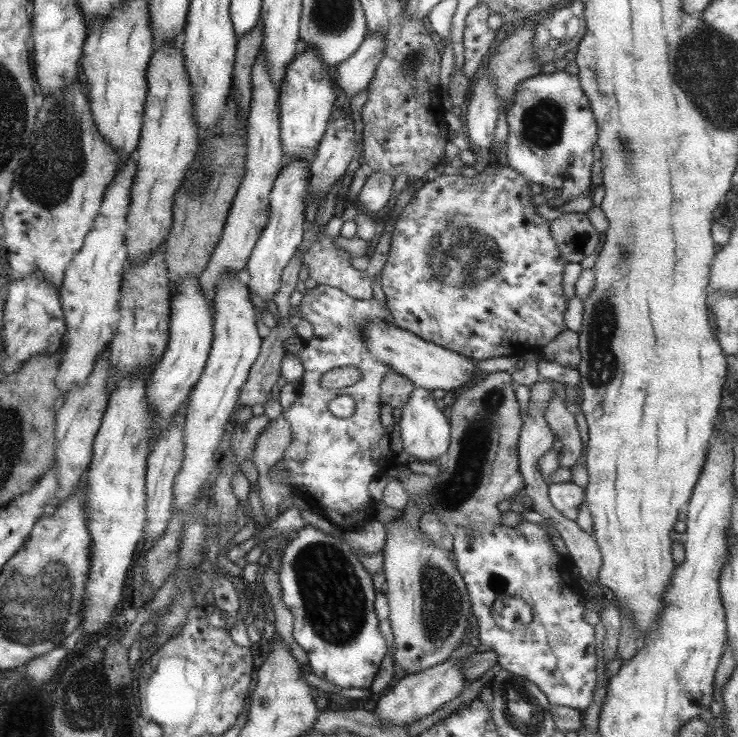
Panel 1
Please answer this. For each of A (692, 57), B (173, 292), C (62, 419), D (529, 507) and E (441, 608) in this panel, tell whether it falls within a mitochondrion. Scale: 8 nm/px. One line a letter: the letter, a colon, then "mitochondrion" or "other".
A: mitochondrion
B: other
C: other
D: other
E: mitochondrion

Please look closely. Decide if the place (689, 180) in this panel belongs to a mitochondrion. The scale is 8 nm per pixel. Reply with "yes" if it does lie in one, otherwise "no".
no

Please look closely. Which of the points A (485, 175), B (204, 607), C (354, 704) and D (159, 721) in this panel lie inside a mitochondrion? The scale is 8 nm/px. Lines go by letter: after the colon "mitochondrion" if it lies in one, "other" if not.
A: other
B: other
C: other
D: other

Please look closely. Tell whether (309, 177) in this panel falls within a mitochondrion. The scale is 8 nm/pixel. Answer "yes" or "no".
no

